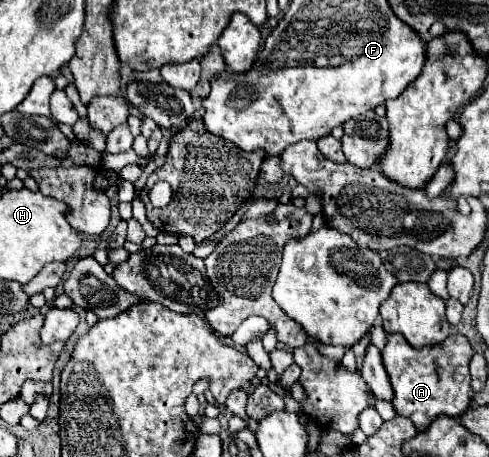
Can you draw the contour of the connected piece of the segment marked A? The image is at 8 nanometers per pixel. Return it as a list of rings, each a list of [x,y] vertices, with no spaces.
[[[399,333],[387,335],[387,345],[381,351],[383,365],[393,387],[393,407],[397,415],[413,421],[417,431],[425,431],[437,415],[457,417],[471,403],[469,359],[473,349],[465,335],[455,333],[455,339],[445,339],[441,345],[413,349]]]

